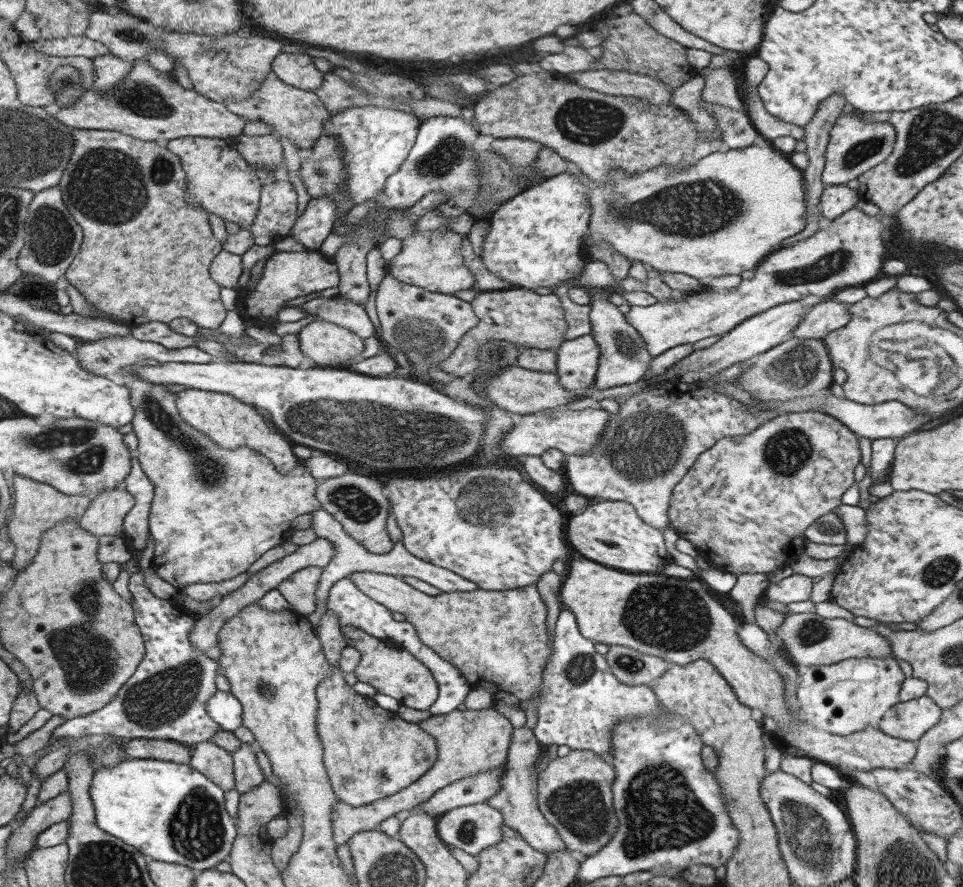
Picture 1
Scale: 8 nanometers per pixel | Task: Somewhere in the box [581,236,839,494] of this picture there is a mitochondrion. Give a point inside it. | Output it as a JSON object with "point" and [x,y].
{"point":[646,445]}

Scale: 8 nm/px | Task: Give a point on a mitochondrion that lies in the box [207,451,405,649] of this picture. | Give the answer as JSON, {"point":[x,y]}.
{"point":[357,503]}

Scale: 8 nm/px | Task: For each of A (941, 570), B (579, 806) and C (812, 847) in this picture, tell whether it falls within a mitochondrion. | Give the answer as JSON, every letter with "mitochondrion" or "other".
{"A":"mitochondrion","B":"mitochondrion","C":"mitochondrion"}

